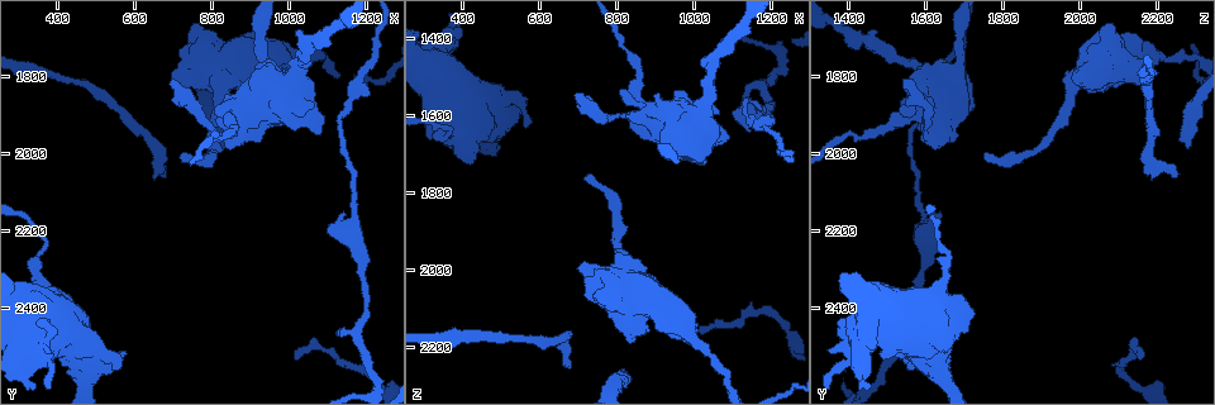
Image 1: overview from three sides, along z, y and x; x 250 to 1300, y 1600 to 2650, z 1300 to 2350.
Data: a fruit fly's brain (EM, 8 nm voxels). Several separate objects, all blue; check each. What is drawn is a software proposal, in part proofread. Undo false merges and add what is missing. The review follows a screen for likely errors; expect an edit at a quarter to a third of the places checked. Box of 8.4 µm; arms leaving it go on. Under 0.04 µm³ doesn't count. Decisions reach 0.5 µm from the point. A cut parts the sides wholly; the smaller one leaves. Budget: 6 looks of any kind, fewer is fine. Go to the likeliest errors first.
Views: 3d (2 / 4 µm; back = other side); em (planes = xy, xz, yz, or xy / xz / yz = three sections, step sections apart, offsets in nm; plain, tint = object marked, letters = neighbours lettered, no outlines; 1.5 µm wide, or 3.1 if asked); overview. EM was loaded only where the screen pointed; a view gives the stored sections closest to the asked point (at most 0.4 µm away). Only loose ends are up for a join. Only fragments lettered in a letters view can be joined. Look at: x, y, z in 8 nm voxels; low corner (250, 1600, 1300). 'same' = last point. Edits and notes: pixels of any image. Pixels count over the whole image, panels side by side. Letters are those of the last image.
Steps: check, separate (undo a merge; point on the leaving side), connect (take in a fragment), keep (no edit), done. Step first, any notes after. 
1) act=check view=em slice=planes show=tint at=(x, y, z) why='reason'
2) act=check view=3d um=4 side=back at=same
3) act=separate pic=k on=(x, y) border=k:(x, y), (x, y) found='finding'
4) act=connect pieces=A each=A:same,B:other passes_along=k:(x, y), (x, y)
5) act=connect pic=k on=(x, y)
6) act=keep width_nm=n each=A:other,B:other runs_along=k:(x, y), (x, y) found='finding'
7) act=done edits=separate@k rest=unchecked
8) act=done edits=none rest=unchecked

act=check view=3d um=4 at=(425, 2395, 1720) why='free end'

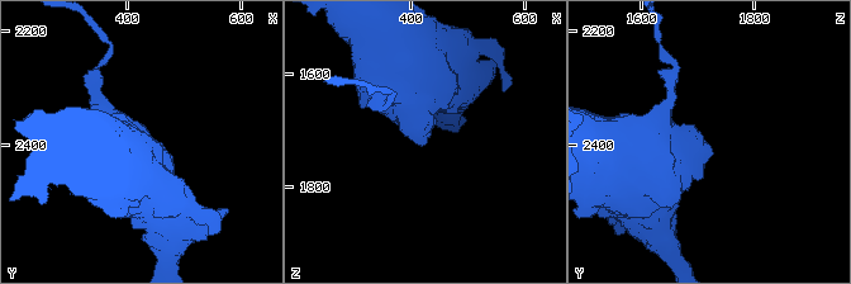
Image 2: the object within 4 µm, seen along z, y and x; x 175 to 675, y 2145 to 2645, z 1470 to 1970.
act=check view=em slice=xy step=8 show=tint at=(420, 2405, 1725) why='shape alone is not enough'

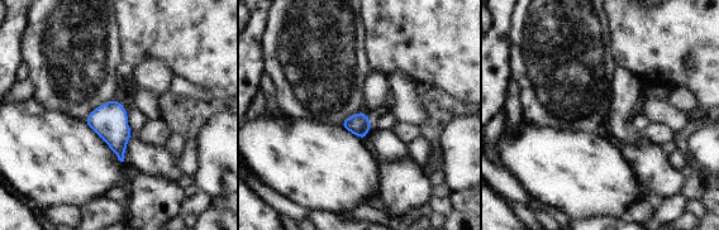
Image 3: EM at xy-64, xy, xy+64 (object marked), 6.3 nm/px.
act=check view=em slice=planes show=letters at=same why='cut it another way'

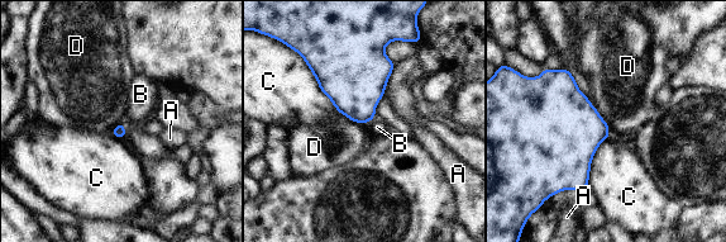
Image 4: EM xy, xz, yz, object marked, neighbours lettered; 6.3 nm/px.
act=keep longest_contact=C:420nm each=A:other,B:other,C:other,D:other found='no lettered fragment goes on from it'

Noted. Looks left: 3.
act=check view=em slice=xy step=4 show=letters at=(1040, 1765, 1555) why='thick turns thin'

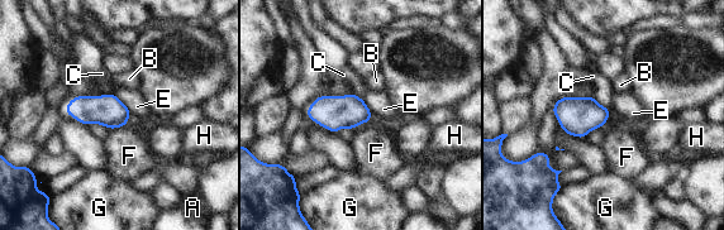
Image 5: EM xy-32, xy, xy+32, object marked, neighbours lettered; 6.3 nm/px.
act=keep width_nm=150 each=A:other,B:other,C:other,E:other,F:other,G:other,H:other border=5:(113, 92), (131, 113) found='one neuron here'

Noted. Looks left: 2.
act=done edits=none rest=unchecked

